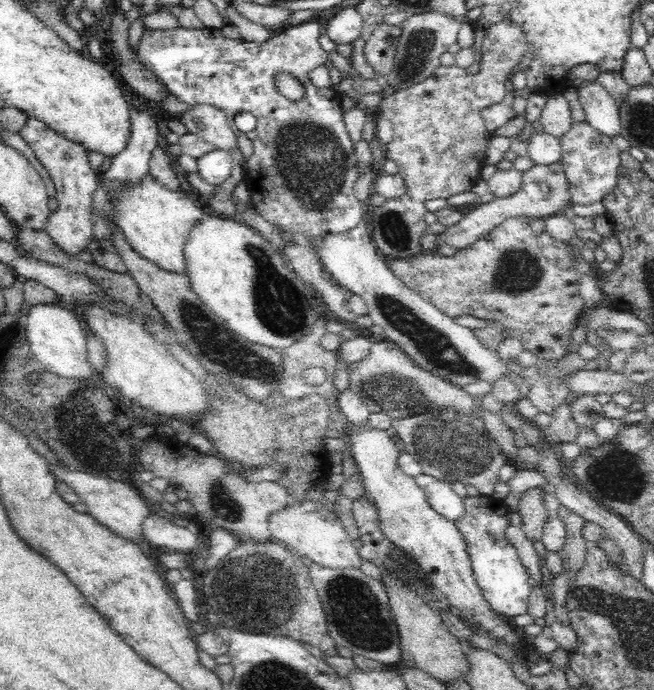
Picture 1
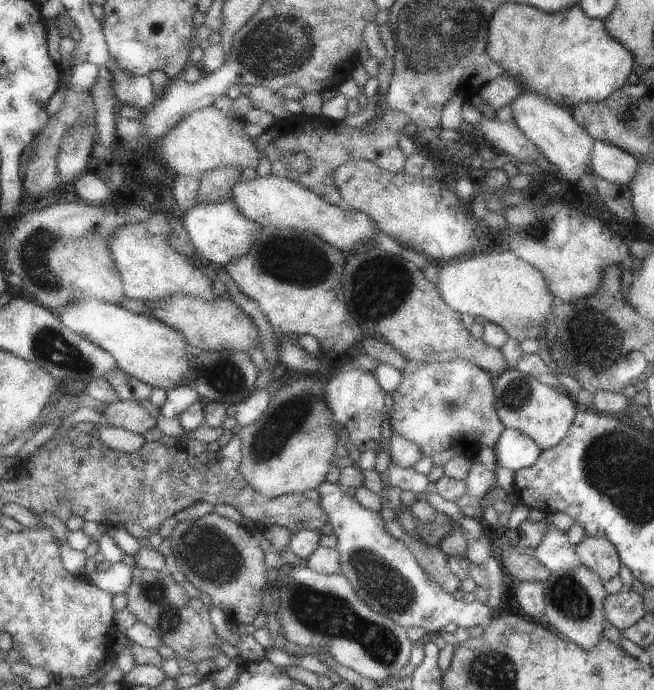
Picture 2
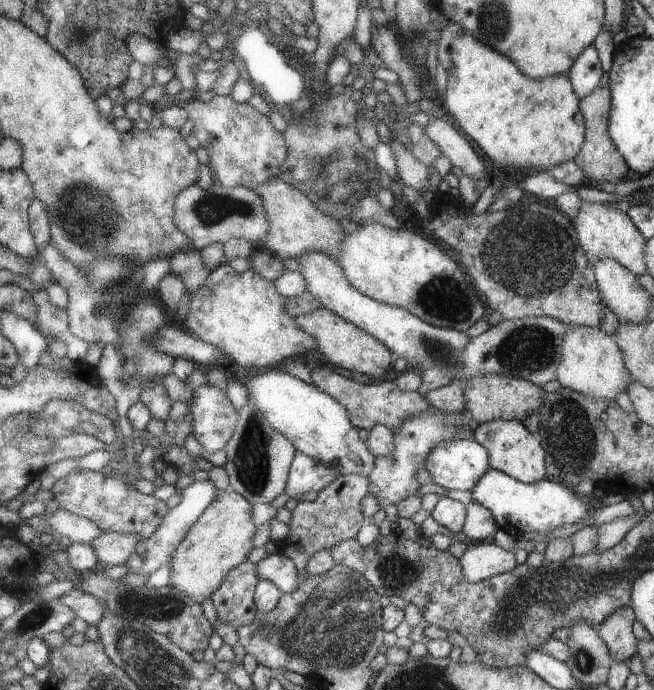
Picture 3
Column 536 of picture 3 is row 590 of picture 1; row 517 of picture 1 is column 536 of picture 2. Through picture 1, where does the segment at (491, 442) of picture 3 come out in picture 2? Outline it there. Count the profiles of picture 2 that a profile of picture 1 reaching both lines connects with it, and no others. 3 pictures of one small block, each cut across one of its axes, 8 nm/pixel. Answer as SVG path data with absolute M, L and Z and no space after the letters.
M513 368L495 377L494 385L495 405L504 428L524 432L526 436L535 440L540 450L544 452L554 448L567 436L580 409L576 408L574 400L565 389L559 391L556 388L550 388L536 380L536 377L525 375Z

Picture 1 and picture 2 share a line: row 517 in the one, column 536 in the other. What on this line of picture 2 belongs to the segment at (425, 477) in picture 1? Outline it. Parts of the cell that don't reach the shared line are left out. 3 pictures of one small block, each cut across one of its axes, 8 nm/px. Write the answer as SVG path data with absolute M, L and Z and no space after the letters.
M506 429L495 444L496 465L518 471L532 466L543 450L524 432Z

